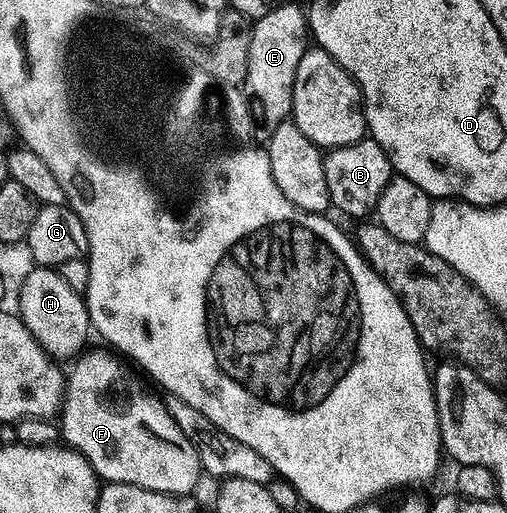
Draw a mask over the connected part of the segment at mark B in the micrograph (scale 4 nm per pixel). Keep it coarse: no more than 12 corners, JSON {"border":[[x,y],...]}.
{"border":[[371,136],[331,147],[331,205],[355,220],[375,211],[394,175]]}

